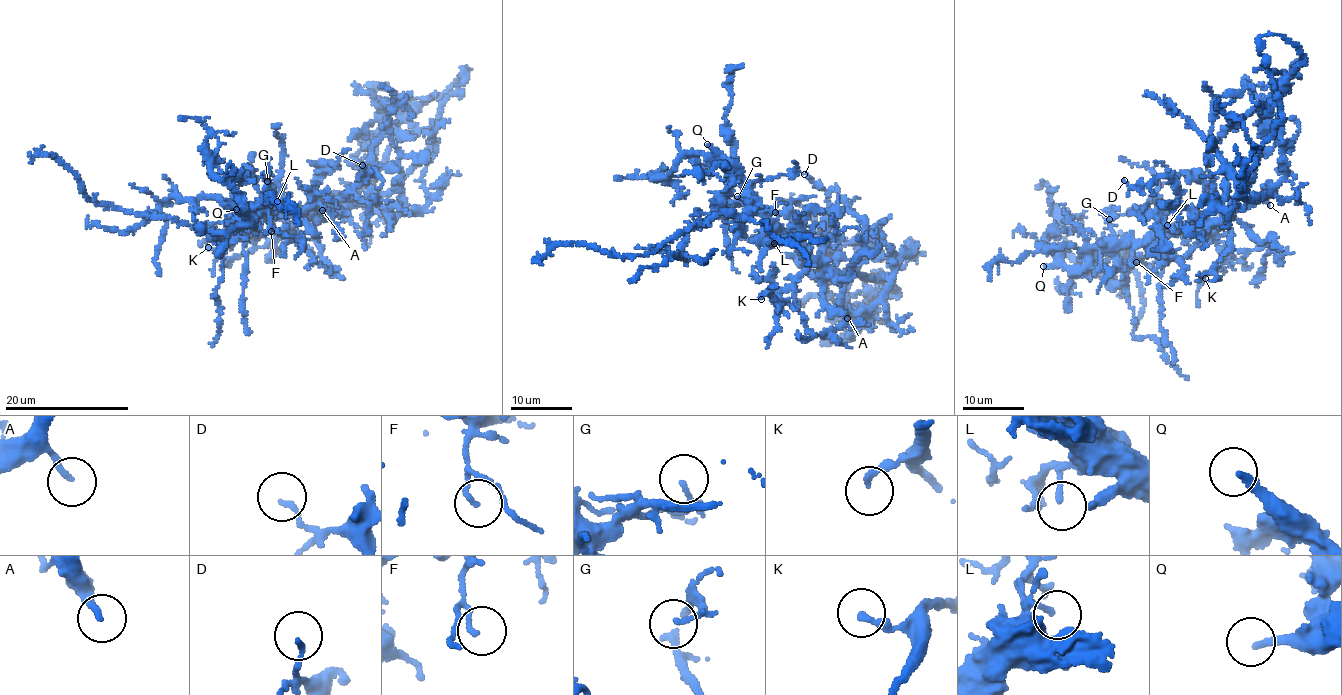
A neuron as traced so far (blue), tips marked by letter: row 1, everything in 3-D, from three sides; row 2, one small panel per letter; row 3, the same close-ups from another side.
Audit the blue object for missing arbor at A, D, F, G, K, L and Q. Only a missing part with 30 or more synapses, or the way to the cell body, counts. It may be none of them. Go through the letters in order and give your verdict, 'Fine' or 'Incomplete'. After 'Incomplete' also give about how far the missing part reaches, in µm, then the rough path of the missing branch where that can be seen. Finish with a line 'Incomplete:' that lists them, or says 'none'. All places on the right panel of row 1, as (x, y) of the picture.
A: Incomplete. Missing length about 25 µm. Course of what is missing: (1270, 205), (1286, 205), (1306, 228), (1324, 257), (1322, 272), (1314, 271), (1312, 268), (1324, 270), (1330, 263)
D: Fine
F: Fine
G: Fine
K: Fine
L: Fine
Q: Incomplete. Missing length about 25 µm. Course of what is missing: (1043, 266), (1013, 296), (1008, 318), (1000, 323), (995, 331), (999, 348), (1008, 357), (999, 361)
Incomplete: A, Q

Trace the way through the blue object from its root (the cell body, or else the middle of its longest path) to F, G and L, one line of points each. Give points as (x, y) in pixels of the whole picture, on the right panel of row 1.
F: (1207, 223), (1165, 229), (1153, 234), (1134, 249), (1133, 261), (1136, 262)
G: (1207, 223), (1165, 229), (1142, 241), (1127, 243), (1115, 238), (1109, 223), (1114, 215), (1109, 219)
L: (1207, 223), (1167, 229), (1161, 224), (1167, 225)

